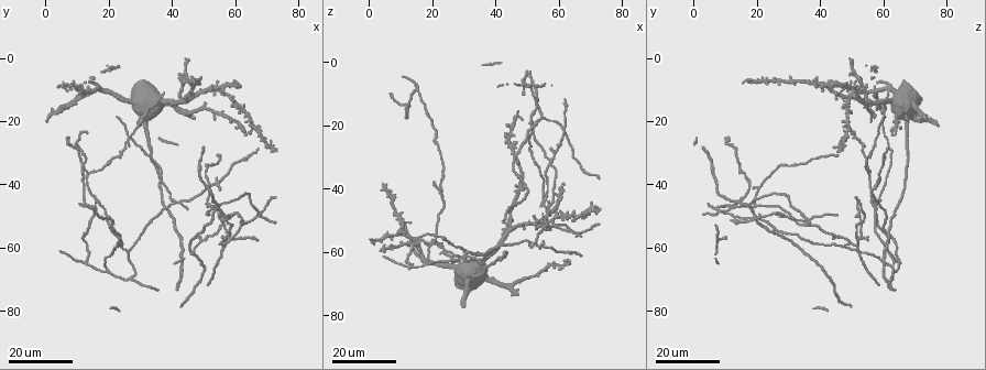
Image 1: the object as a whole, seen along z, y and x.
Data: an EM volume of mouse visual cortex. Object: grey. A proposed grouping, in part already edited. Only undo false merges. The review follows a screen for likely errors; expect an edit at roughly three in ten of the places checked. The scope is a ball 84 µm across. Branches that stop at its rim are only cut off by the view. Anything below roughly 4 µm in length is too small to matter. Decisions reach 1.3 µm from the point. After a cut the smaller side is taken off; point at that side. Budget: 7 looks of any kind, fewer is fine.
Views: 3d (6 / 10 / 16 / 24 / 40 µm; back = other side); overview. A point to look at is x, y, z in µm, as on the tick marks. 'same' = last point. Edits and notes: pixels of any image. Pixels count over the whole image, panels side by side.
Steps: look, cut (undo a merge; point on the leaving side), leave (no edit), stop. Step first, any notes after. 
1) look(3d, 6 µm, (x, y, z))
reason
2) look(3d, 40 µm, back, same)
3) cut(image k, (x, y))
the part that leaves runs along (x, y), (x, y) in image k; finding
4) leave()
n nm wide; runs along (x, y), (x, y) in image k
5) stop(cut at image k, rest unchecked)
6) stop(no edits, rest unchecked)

look(3d, 16 µm, (13, 36, 55))
branch point

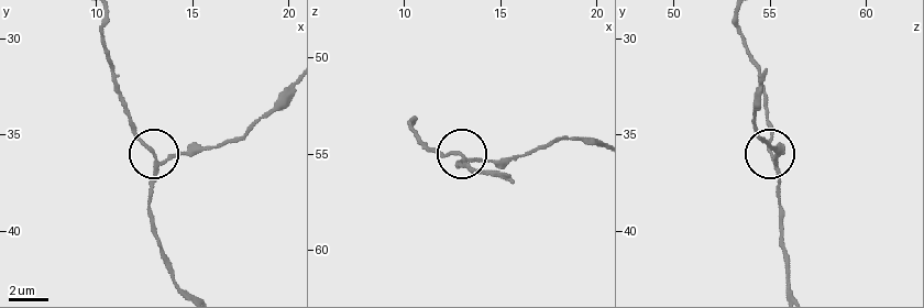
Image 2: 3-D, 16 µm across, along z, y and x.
look(3d, 6 µm, (13.2, 36.7, 55.3))

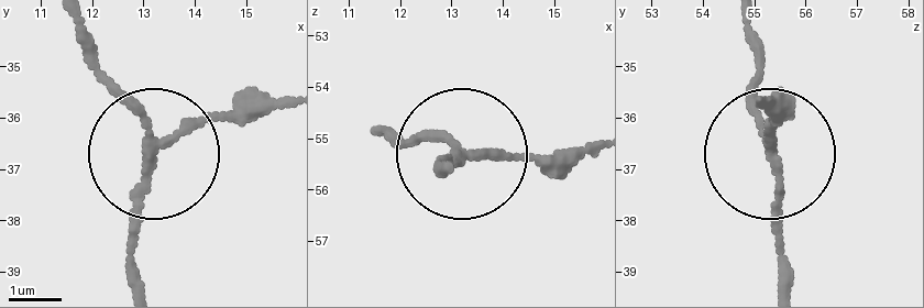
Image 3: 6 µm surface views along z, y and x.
cut(image 3, (234, 92))
160 nm wide; the part that leaves runs along (177, 135), (277, 105) in image 3; a second neuron is stuck on

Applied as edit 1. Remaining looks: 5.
look(overview)

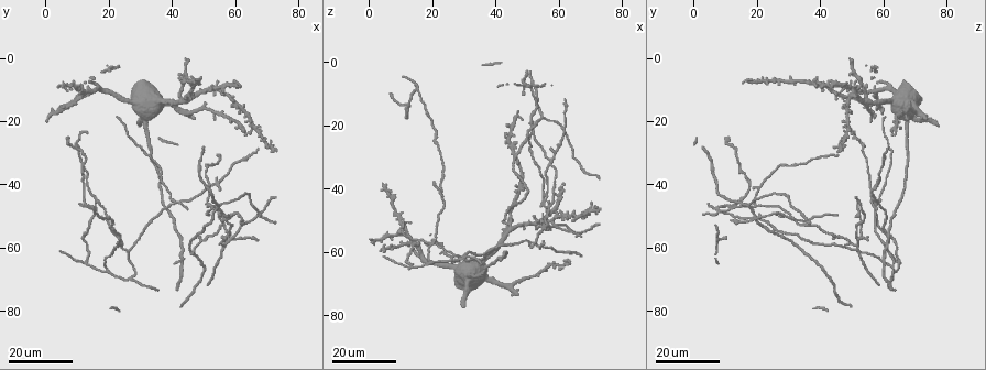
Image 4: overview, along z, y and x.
look(3d, 24 µm, (55, 40, 58))
small branch off a trunk

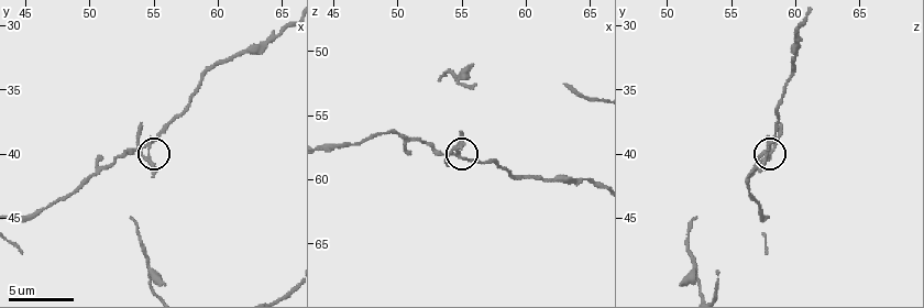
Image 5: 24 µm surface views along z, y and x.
look(3d, 10 µm, (54.4, 39.6, 58.0))

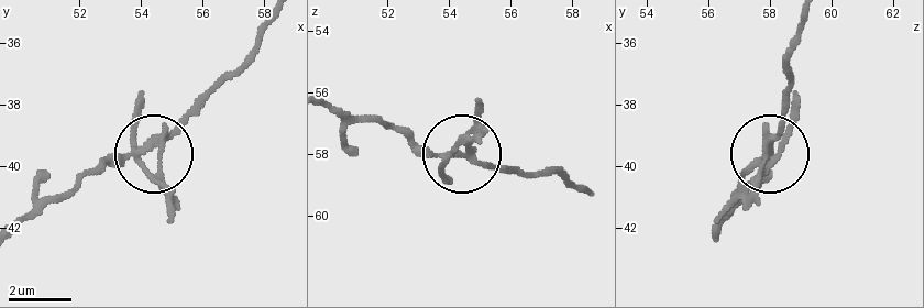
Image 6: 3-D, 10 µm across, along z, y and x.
cut(image 6, (163, 182))
190 nm wide; two neurons meet here

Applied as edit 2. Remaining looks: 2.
stop(cut at image 3, cut at image 6, rest unchecked)

